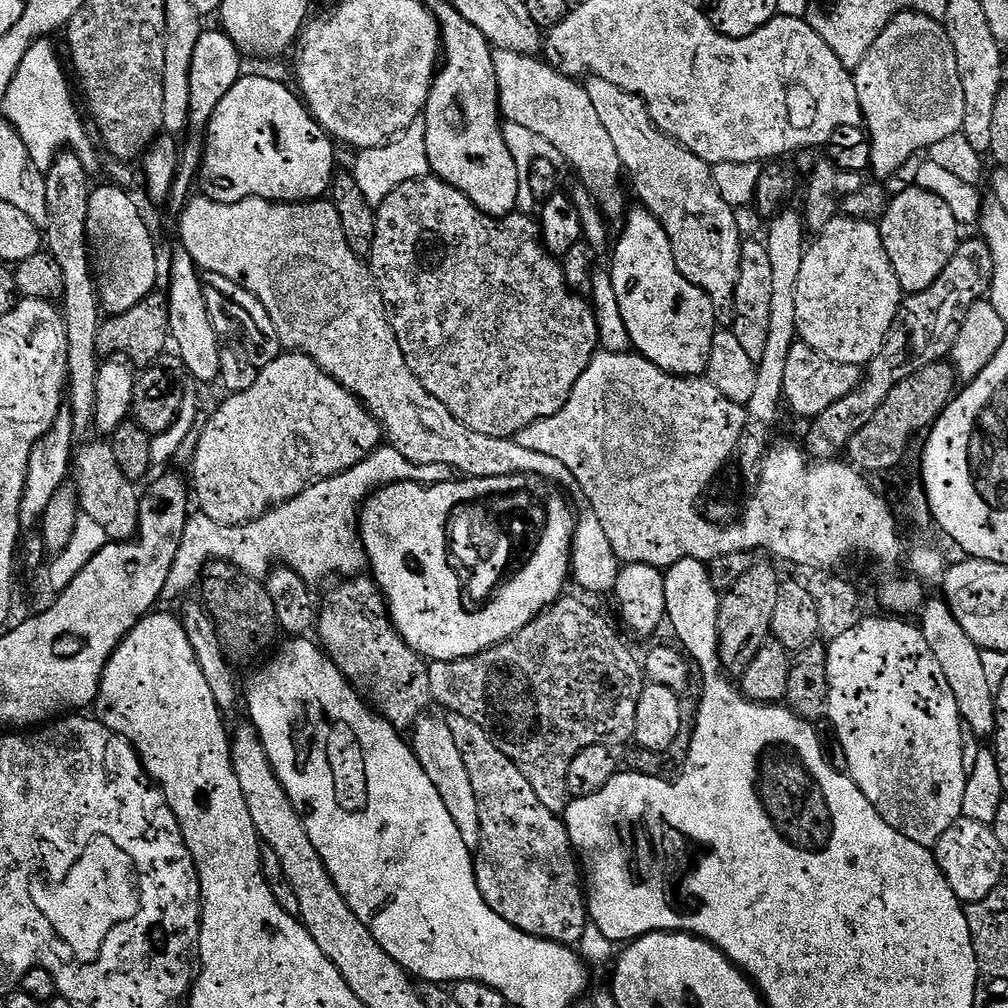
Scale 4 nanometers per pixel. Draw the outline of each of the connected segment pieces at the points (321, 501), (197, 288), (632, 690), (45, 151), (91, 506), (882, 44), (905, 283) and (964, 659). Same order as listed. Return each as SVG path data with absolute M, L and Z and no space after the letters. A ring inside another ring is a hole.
M381 446L362 462L358 462L358 466L320 480L317 484L311 484L306 490L302 490L302 494L280 504L277 508L272 508L265 516L251 520L248 524L219 524L214 522L214 518L206 518L202 514L189 515L186 530L182 530L182 546L178 546L178 554L174 554L174 566L164 587L165 593L188 592L195 584L197 587L209 561L232 564L244 575L253 578L267 577L273 566L287 566L293 568L306 583L313 586L319 586L327 576L351 578L361 575L369 567L368 555L358 527L358 513L364 501L376 489L390 484L407 480L412 480L416 484L428 484L430 480L428 475L431 472L434 472L433 465L415 464L410 462L410 458L402 458L398 450L390 446Z
M177 250L172 256L172 273L168 276L169 288L168 317L170 318L170 336L180 349L178 355L184 368L193 381L201 380L208 384L219 381L220 378L220 349L222 347L221 333L216 331L216 325L210 318L210 310L204 297L204 282L201 269L197 268L190 254Z
M561 595L560 599L555 600L549 608L540 612L526 626L522 626L522 630L518 630L518 634L514 634L508 640L503 640L500 644L495 644L493 648L487 648L461 660L434 660L428 664L430 694L433 701L437 705L440 703L444 710L462 714L462 718L470 718L470 722L482 726L482 730L486 730L486 734L498 746L498 750L502 750L502 754L506 754L506 758L510 758L510 762L514 762L514 766L518 766L518 770L522 770L526 782L530 782L534 794L538 794L538 799L542 801L542 806L546 806L546 810L557 814L562 814L570 803L566 786L566 774L570 774L570 762L574 762L574 758L578 758L578 754L582 750L586 750L586 746L598 746L599 744L617 746L616 744L624 744L627 740L633 739L634 718L638 718L638 698L646 683L641 661L638 656L636 660L635 654L624 645L623 638L608 625L607 618L599 616L590 605L583 604L582 601L575 600L574 597L568 595Z
M24 60L18 66L14 82L10 82L2 108L3 119L22 134L22 142L26 142L26 150L30 150L30 158L40 172L47 173L48 167L65 150L88 154L92 148L92 140L72 101L72 88L60 77L60 64L56 60Z
M96 440L93 444L84 444L74 452L74 487L76 498L80 502L80 511L88 516L102 530L106 530L109 541L128 542L140 529L140 497L137 485L118 466L114 458L111 443Z
M907 11L900 12L890 21L878 34L878 38L862 58L860 65L854 70L856 89L858 90L858 102L864 115L864 124L868 133L868 139L872 141L872 155L870 157L870 172L873 177L892 176L915 152L923 153L934 142L942 142L942 138L950 138L950 134L961 131L966 118L966 98L962 94L962 78L958 78L958 57L954 55L954 42L950 42L950 34L945 30L943 23L937 17L927 16L921 12Z
M910 186L891 197L878 227L900 289L908 294L920 293L937 280L962 239L959 222L946 202L917 186Z
M937 598L929 599L918 613L918 627L934 650L934 658L938 658L938 666L942 666L942 674L946 674L946 682L950 682L950 690L954 694L954 702L958 702L961 721L966 725L967 731L976 736L996 735L996 694L989 687L985 679L985 671L982 666L982 650L958 626L958 618L950 610L947 600ZM920 619L920 620L919 620Z

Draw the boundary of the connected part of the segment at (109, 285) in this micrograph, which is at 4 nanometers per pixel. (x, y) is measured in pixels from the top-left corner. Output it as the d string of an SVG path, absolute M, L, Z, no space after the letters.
M109 182L101 188L92 188L90 194L90 210L86 210L86 230L88 242L94 253L94 272L98 277L98 291L100 293L100 307L108 316L126 314L126 310L134 310L142 298L157 291L156 279L160 276L160 260L156 257L156 244L152 241L152 232L144 221L138 205L132 201L132 196L123 187Z

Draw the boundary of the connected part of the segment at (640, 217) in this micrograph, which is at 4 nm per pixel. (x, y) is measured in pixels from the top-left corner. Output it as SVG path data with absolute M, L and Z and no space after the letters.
M636 206L627 213L622 225L624 233L616 244L616 253L612 256L612 281L614 294L618 294L618 310L630 330L632 348L644 356L654 366L658 366L671 376L699 376L707 373L710 346L718 330L716 315L710 306L710 298L698 286L691 284L678 270L666 230L649 214L647 208Z

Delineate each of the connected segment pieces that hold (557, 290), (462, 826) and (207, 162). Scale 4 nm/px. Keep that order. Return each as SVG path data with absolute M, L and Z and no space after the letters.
M429 174L410 182L402 182L402 186L398 186L398 190L391 192L376 208L376 229L374 230L374 246L372 247L370 257L370 267L372 276L376 279L378 290L382 294L382 302L386 306L386 315L388 315L388 321L394 330L394 338L398 338L398 346L402 346L402 358L406 358L406 366L410 366L410 370L414 370L418 382L422 382L422 386L426 386L426 390L430 394L434 394L434 398L438 398L438 402L442 402L442 406L446 406L446 410L450 410L450 414L454 414L454 418L458 418L458 422L462 422L462 426L474 430L474 434L490 434L490 438L515 438L526 426L530 426L542 418L550 418L554 414L558 414L558 410L562 410L562 406L570 398L570 394L574 390L578 378L586 370L586 366L590 366L590 362L596 357L597 351L600 348L598 322L594 318L594 310L591 303L583 295L574 293L568 289L568 283L564 277L560 260L557 257L551 256L544 249L544 241L540 239L539 223L533 217L531 220L530 217L523 216L522 212L517 210L511 216L491 216L490 214L486 214L482 210L478 210L478 206L474 206L474 202L470 202L470 198L466 198L466 194L462 190L450 186L445 180L438 179L434 174Z
M425 714L416 721L410 732L412 753L422 762L422 770L434 782L438 790L438 798L446 805L450 818L454 818L454 826L462 833L462 842L473 850L480 847L482 822L478 818L478 798L474 794L474 786L470 782L470 770L466 770L466 762L462 762L462 754L458 754L458 745L454 742L454 734L450 734L447 719L440 720L433 714Z
M241 75L209 120L198 179L203 195L216 204L233 204L250 198L298 204L321 199L331 189L337 167L334 141L313 118L303 99L293 89L292 92L268 76Z

